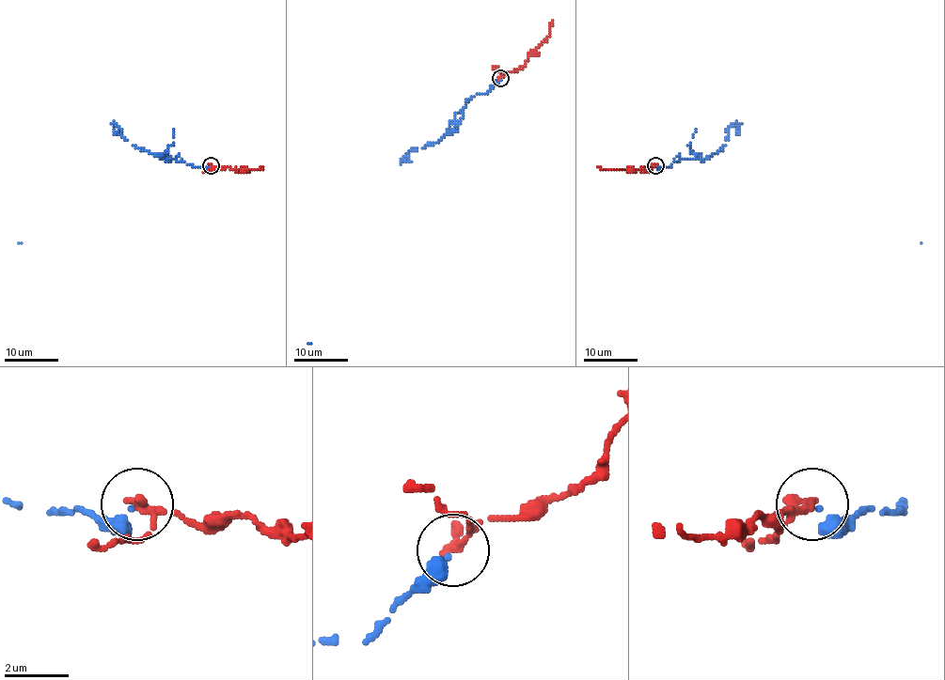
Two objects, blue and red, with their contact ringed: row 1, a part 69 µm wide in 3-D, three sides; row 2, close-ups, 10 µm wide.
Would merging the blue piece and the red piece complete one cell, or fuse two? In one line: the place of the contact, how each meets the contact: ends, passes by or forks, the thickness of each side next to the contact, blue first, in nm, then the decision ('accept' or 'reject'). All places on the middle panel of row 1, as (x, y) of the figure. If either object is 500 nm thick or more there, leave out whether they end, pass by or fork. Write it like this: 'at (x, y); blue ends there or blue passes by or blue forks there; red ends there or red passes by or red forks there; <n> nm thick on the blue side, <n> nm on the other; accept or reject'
at (500, 78); blue ends there; red passes by; 240 nm thick on the blue side, 240 nm on the other; accept

